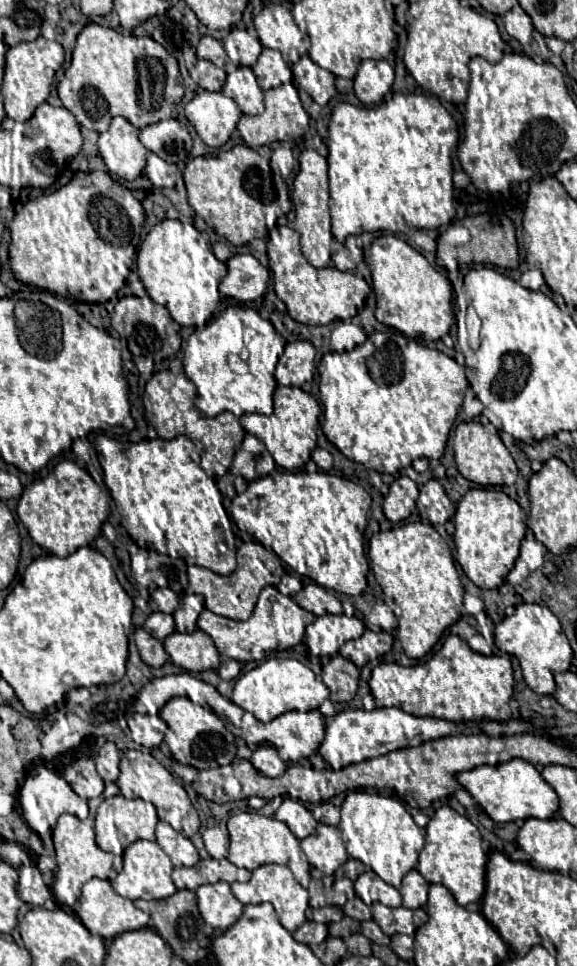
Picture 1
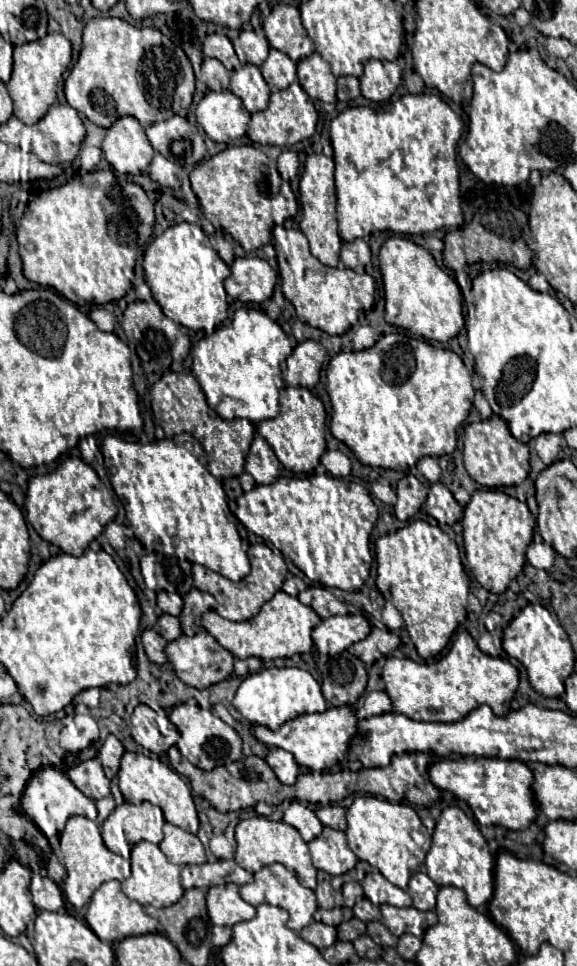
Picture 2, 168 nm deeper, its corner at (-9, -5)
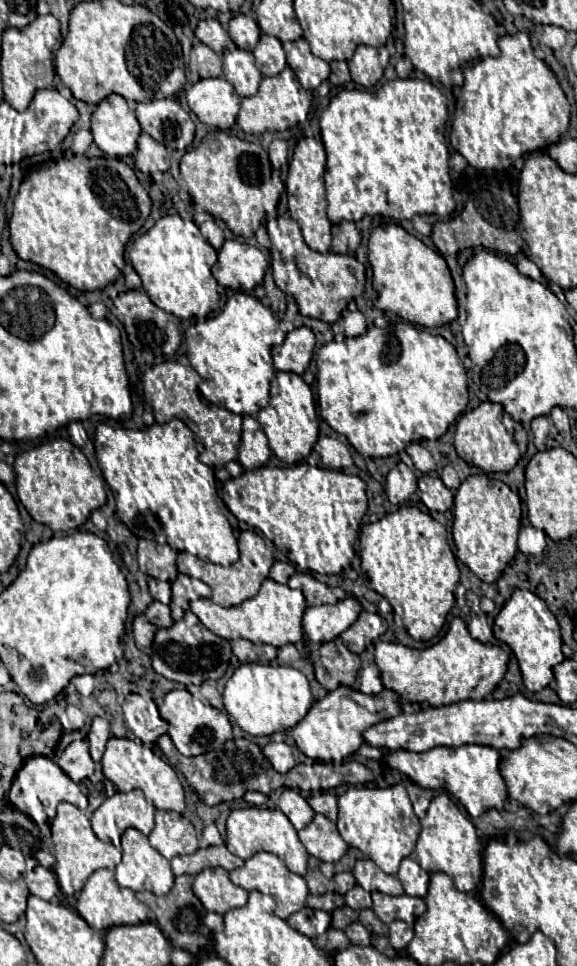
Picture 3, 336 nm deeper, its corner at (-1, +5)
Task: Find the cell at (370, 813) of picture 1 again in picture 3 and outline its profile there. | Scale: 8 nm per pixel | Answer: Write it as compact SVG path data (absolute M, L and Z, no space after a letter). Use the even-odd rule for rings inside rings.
M394 784L388 788L350 786L338 798L336 827L348 846L358 848L386 874L398 872L402 858L412 854L416 838L420 834L420 822L412 810L406 788L402 784Z

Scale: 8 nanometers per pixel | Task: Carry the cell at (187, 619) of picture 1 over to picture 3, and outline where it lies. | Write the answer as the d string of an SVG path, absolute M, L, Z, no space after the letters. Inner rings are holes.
M179 574L174 583L171 584L172 618L180 620L184 612L188 610L190 602L198 598L210 598L211 588L199 579L192 578L185 574Z

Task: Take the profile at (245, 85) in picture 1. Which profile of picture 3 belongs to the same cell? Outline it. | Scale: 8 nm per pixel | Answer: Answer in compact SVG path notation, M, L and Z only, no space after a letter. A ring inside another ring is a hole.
M232 50L222 56L224 60L224 78L236 88L240 98L254 96L258 92L258 84L262 80L260 70L256 70L254 58L246 50Z

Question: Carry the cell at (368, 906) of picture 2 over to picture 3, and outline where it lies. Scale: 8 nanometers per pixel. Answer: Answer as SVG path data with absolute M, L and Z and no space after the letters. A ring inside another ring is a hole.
M358 884L352 890L348 890L348 894L344 898L346 898L346 906L350 906L354 910L362 910L362 908L370 908L372 906L370 894Z

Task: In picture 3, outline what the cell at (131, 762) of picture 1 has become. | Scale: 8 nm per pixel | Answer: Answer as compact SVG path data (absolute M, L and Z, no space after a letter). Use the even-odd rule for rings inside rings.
M110 738L106 752L102 756L102 772L104 776L116 786L118 792L130 792L140 788L144 796L158 808L158 810L174 810L184 812L184 790L176 776L176 772L150 748L128 740L128 738Z

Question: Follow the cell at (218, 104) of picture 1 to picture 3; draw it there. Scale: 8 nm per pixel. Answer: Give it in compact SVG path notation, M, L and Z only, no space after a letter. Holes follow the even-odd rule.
M224 78L198 80L188 92L188 106L200 122L228 130L236 122L240 110L240 96L234 86Z

